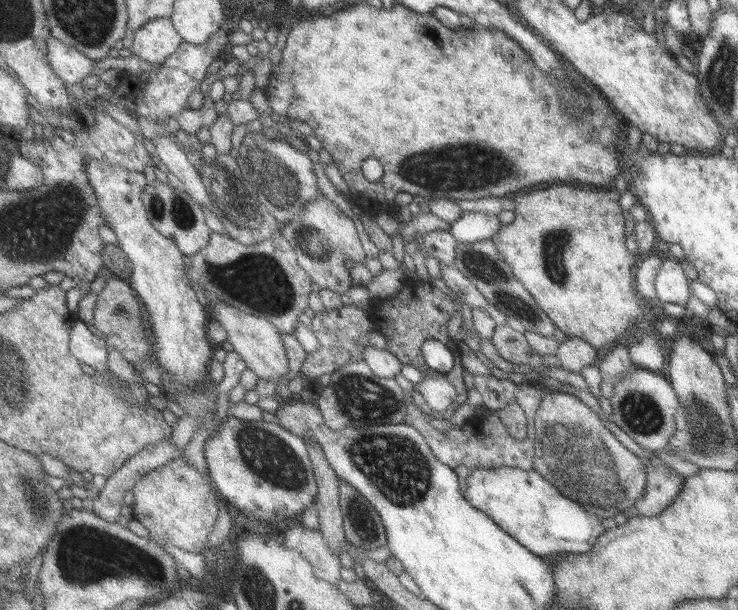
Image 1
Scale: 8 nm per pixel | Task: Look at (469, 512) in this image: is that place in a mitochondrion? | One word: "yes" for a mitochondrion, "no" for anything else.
no

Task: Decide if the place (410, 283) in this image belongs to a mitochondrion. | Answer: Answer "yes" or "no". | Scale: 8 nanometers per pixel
no

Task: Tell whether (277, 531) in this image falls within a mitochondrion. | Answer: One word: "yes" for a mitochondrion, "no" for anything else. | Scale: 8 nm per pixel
no

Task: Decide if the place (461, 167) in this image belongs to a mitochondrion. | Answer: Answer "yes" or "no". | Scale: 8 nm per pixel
yes

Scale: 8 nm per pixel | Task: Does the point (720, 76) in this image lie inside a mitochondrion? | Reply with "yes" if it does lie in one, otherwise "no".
yes

